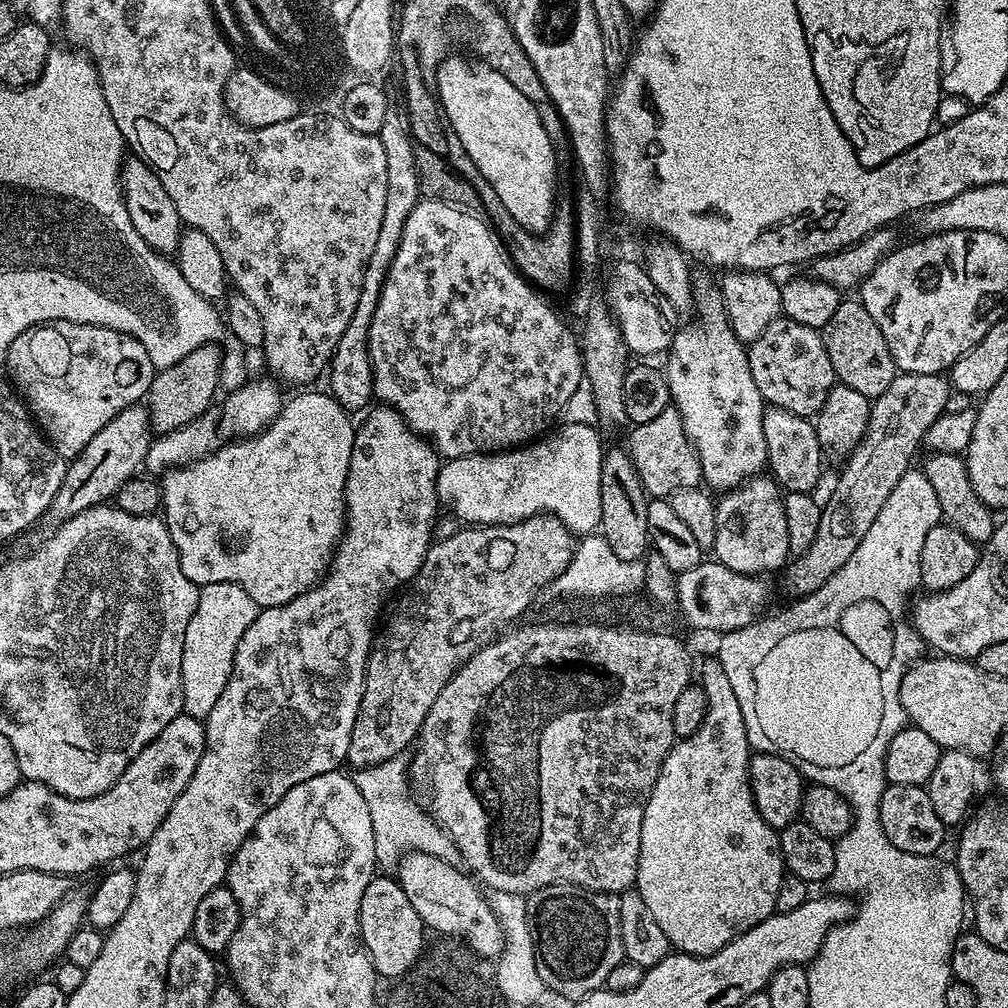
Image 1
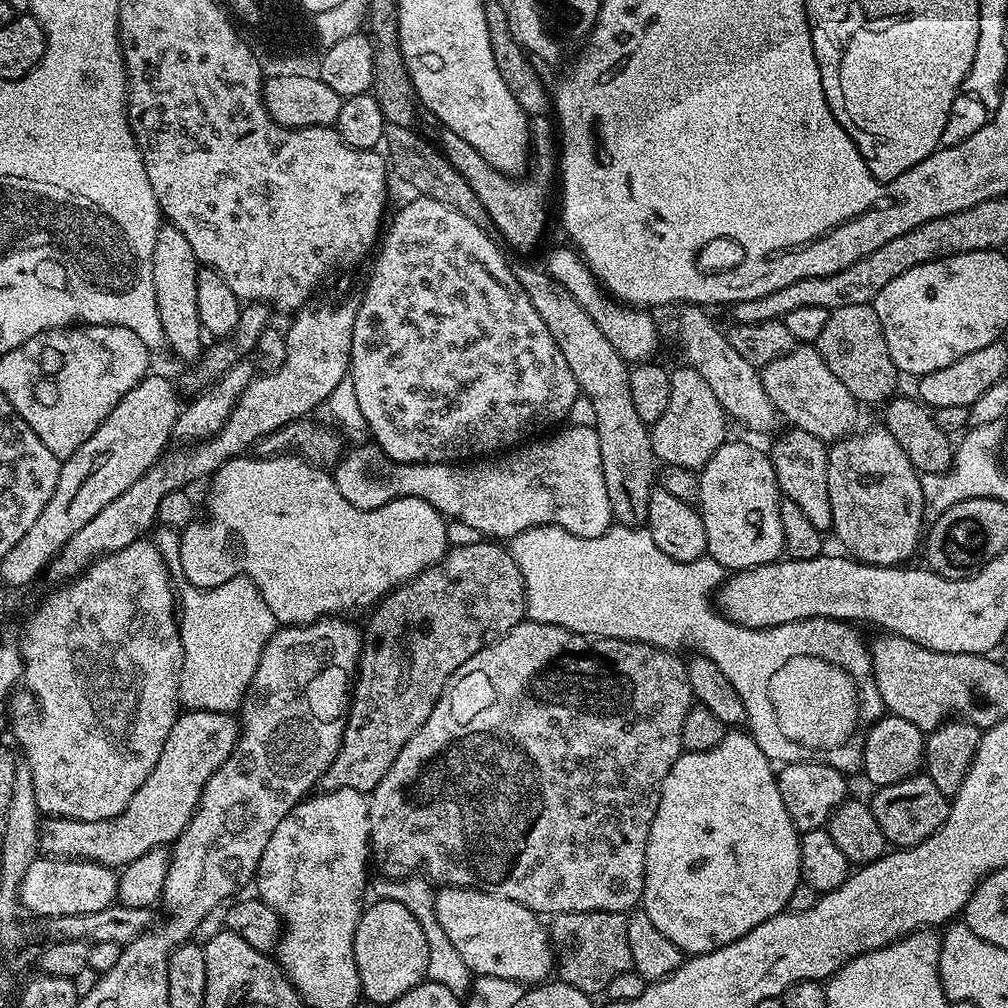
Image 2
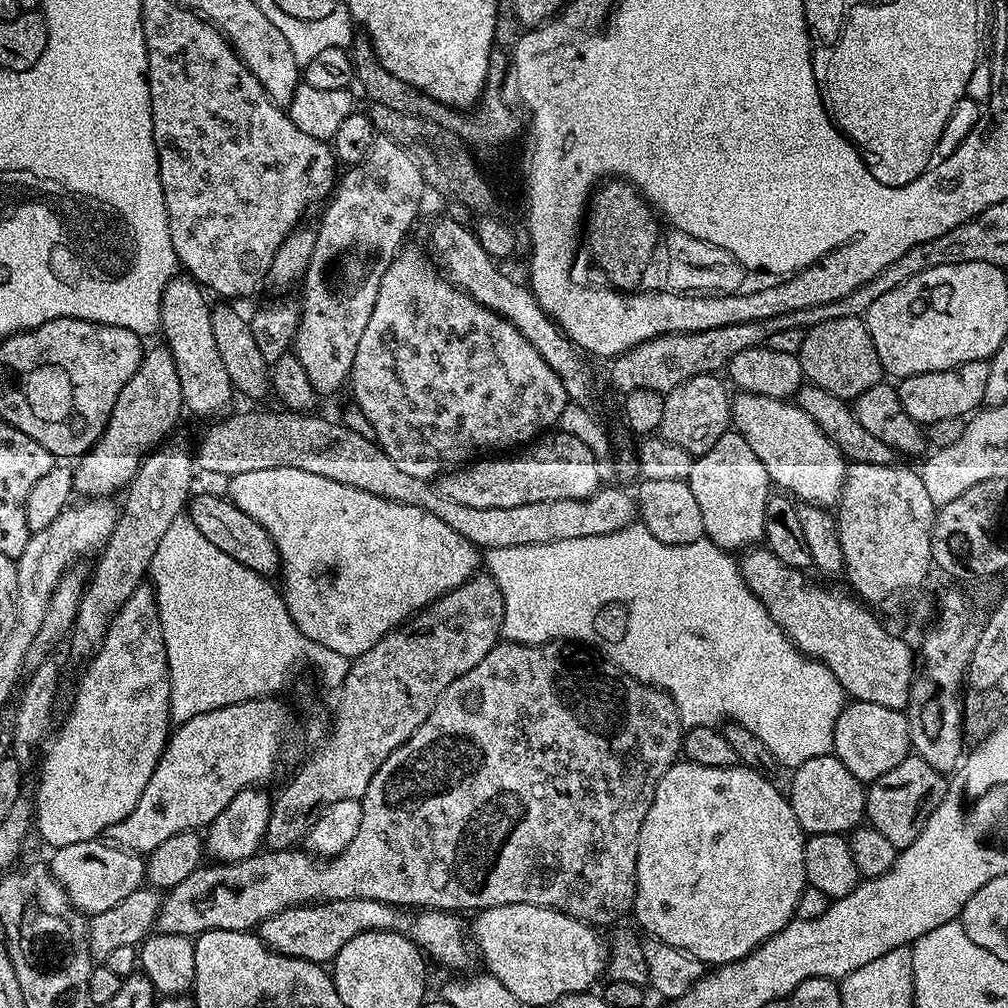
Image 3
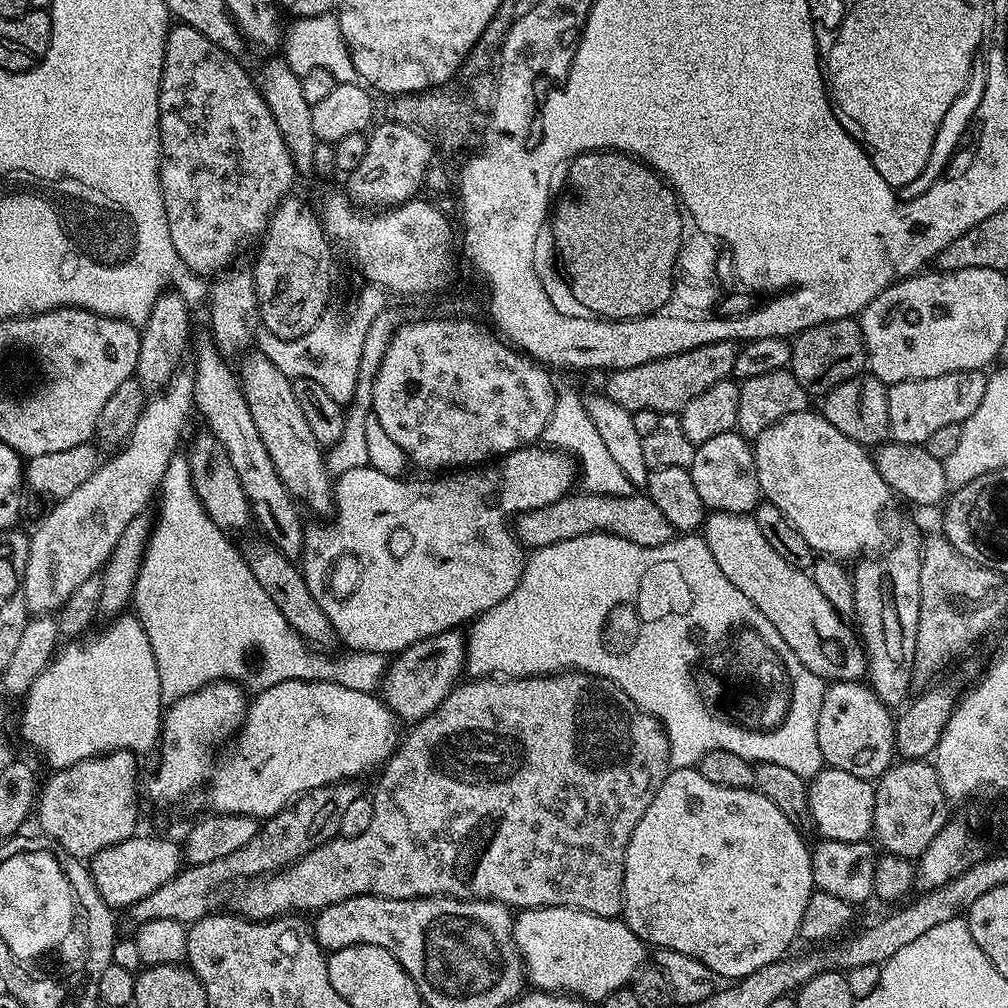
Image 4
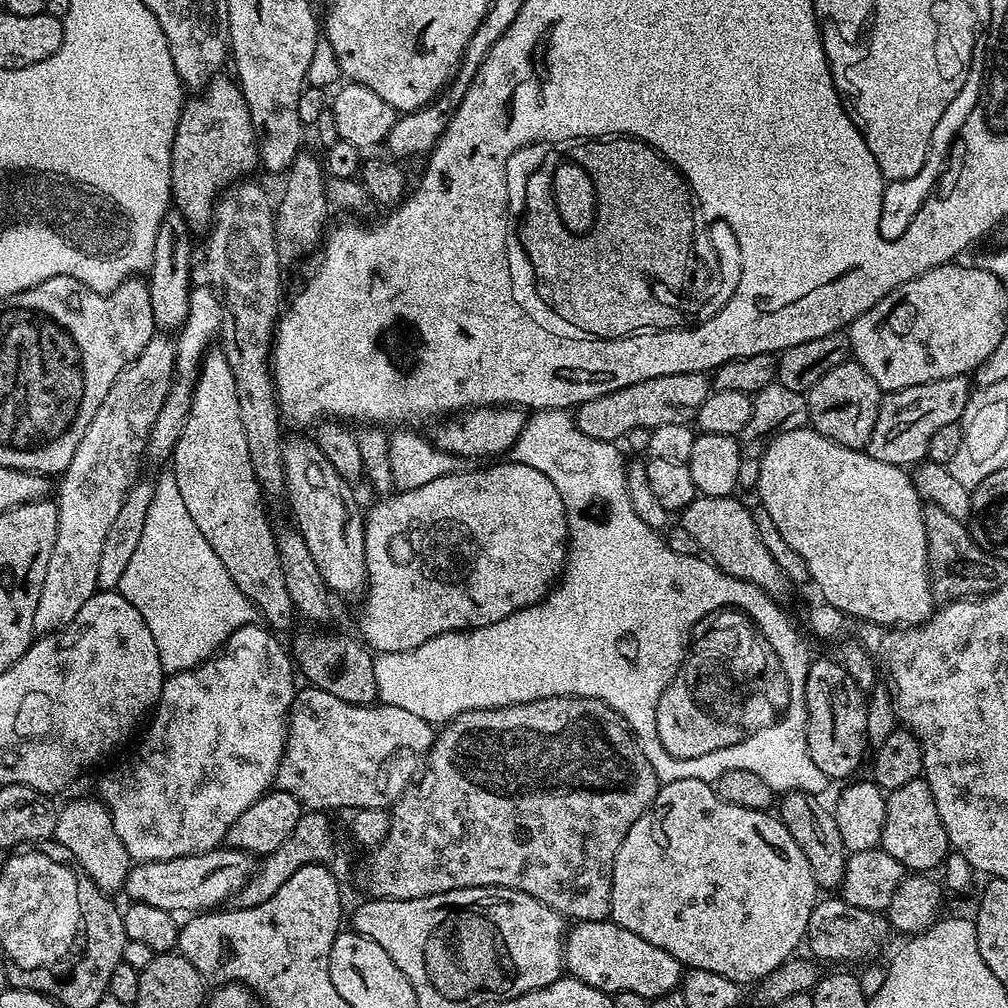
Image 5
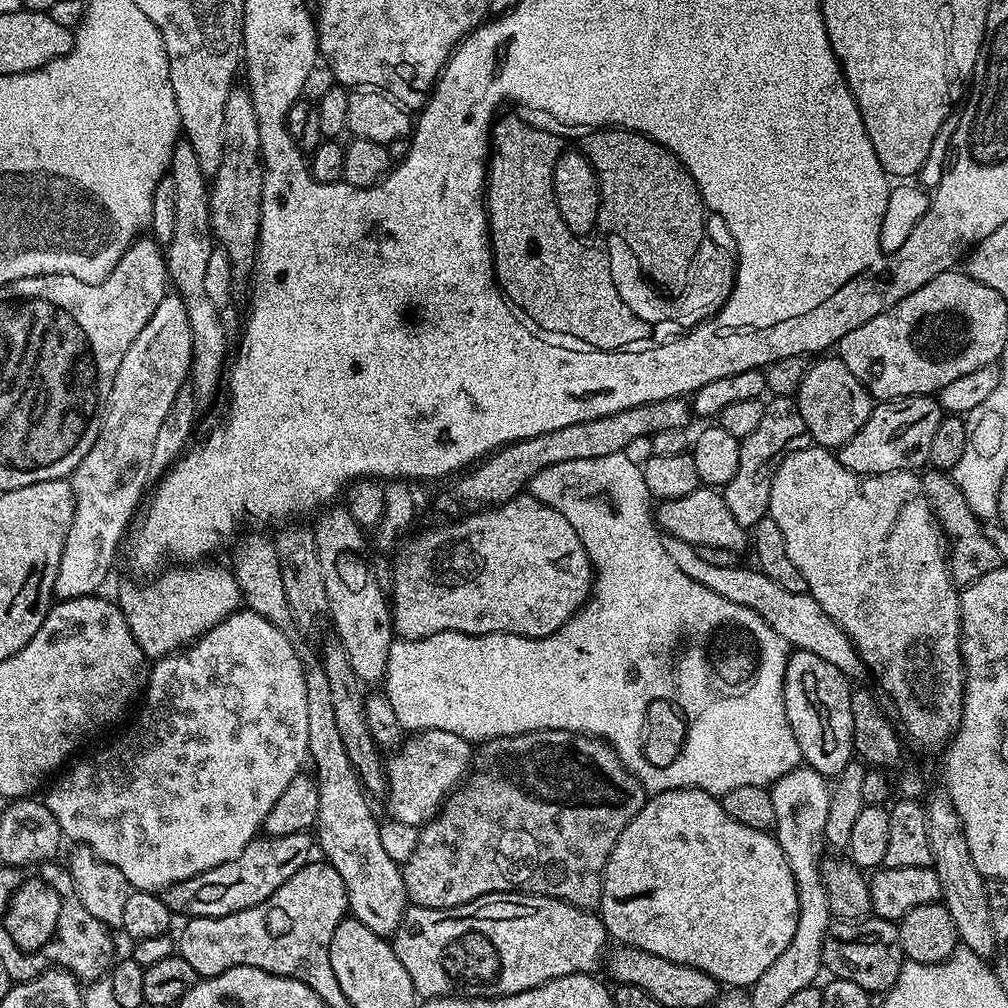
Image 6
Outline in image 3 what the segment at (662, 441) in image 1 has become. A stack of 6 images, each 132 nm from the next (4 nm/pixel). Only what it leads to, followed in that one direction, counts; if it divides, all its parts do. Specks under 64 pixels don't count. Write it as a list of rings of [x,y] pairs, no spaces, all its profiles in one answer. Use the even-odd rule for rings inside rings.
[[[716,374],[695,376],[682,382],[682,386],[667,393],[664,398],[659,435],[674,442],[674,446],[682,446],[682,450],[694,458],[708,452],[710,446],[714,446],[714,442],[718,442],[718,438],[722,438],[722,434],[729,431],[732,424],[729,385],[723,379],[720,381],[720,378]]]

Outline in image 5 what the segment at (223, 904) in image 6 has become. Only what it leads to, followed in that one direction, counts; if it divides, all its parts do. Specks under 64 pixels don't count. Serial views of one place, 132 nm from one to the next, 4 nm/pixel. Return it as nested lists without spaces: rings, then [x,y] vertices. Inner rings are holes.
[[[227,846],[193,856],[136,862],[128,869],[127,899],[137,904],[158,906],[158,910],[173,914],[200,914],[221,905],[218,903],[226,896],[231,897],[241,885],[247,883],[253,870],[254,860],[249,853]]]

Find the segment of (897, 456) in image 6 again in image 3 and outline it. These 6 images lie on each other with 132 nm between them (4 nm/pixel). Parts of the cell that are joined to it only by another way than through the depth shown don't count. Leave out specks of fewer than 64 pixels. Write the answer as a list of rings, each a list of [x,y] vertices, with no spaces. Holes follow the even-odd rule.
[[[975,360],[962,362],[962,366],[954,366],[950,370],[934,370],[903,377],[898,384],[902,412],[910,414],[910,418],[914,418],[914,422],[921,426],[938,422],[941,418],[971,417],[984,404],[988,375],[988,361]]]

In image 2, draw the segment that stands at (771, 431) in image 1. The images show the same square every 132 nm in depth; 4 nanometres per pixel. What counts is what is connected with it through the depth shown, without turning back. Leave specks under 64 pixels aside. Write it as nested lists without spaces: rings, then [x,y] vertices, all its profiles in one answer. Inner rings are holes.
[[[789,427],[770,447],[772,465],[776,471],[776,484],[783,499],[796,503],[806,519],[822,534],[832,527],[830,490],[826,486],[829,445],[805,430]]]

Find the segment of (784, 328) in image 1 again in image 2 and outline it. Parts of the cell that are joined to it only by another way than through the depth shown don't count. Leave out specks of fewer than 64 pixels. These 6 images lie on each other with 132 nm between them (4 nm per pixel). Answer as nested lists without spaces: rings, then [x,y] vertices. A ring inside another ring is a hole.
[[[797,345],[793,349],[787,352],[784,356],[779,356],[774,362],[764,365],[761,369],[761,380],[763,382],[763,389],[766,390],[767,397],[770,398],[770,402],[775,406],[777,413],[784,419],[788,420],[788,424],[793,428],[798,428],[800,430],[805,430],[808,434],[813,434],[815,437],[824,441],[825,443],[831,443],[843,439],[849,435],[856,427],[856,420],[858,418],[858,410],[860,410],[859,403],[853,398],[846,386],[843,385],[838,378],[831,373],[830,368],[826,366],[825,360],[821,358],[821,354],[813,345]]]

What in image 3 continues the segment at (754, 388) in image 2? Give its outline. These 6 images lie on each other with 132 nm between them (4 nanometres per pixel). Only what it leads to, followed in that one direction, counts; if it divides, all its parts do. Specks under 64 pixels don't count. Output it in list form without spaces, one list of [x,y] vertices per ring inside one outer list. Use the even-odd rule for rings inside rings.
[[[737,391],[731,402],[735,431],[750,442],[750,450],[758,454],[762,466],[766,466],[769,481],[780,487],[777,489],[797,501],[817,504],[820,508],[831,509],[839,505],[844,490],[846,459],[840,447],[819,428],[810,414],[804,413],[796,402],[749,392]]]

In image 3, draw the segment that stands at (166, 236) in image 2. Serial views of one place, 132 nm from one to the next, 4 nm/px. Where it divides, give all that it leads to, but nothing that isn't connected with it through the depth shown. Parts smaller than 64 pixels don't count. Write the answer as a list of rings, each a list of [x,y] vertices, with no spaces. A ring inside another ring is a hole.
[[[177,274],[166,286],[160,303],[160,332],[163,343],[174,358],[178,370],[178,386],[182,386],[184,408],[196,416],[212,416],[220,412],[234,397],[230,374],[222,366],[218,342],[214,342],[214,329],[210,327],[212,308],[205,289],[187,274]]]

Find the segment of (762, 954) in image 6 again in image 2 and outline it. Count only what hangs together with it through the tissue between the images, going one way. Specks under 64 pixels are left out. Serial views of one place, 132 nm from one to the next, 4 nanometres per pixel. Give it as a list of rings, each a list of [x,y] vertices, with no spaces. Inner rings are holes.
[[[744,730],[725,731],[722,742],[714,746],[714,750],[702,750],[701,752],[681,751],[680,756],[674,762],[670,774],[660,787],[660,801],[658,810],[654,814],[654,822],[650,826],[650,834],[646,842],[646,866],[644,867],[644,899],[642,911],[648,915],[650,922],[674,942],[680,951],[688,956],[701,956],[707,952],[718,950],[722,946],[730,946],[738,938],[750,934],[754,926],[762,926],[770,918],[774,918],[779,912],[785,911],[790,902],[790,894],[802,883],[800,874],[800,838],[801,833],[796,831],[794,822],[786,810],[786,802],[782,802],[782,794],[778,794],[778,782],[774,771],[773,761],[758,746],[758,742]]]

